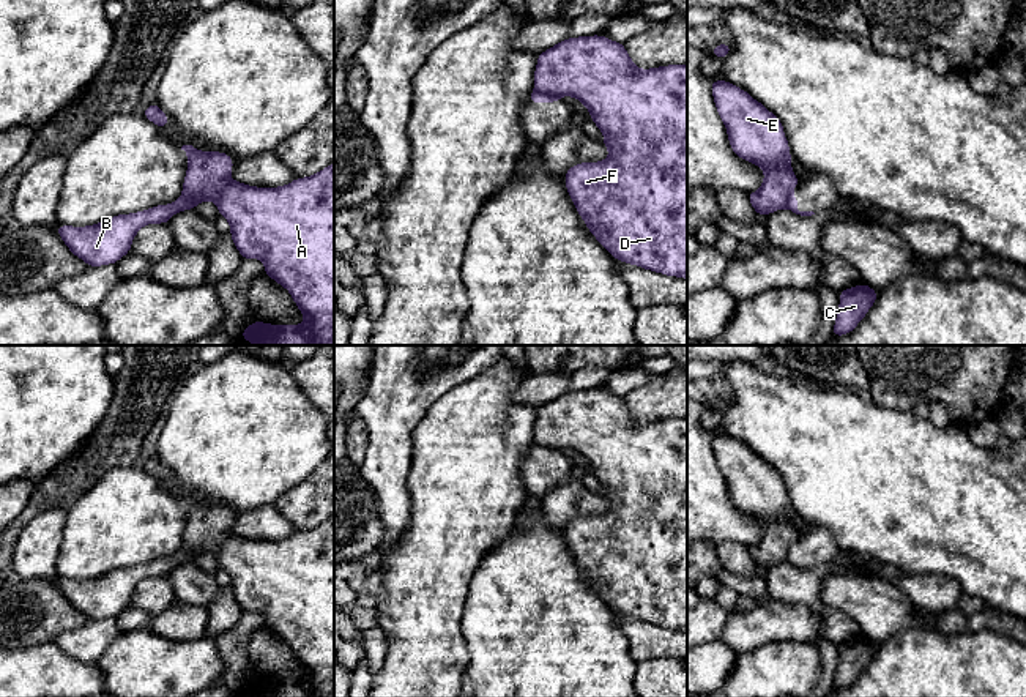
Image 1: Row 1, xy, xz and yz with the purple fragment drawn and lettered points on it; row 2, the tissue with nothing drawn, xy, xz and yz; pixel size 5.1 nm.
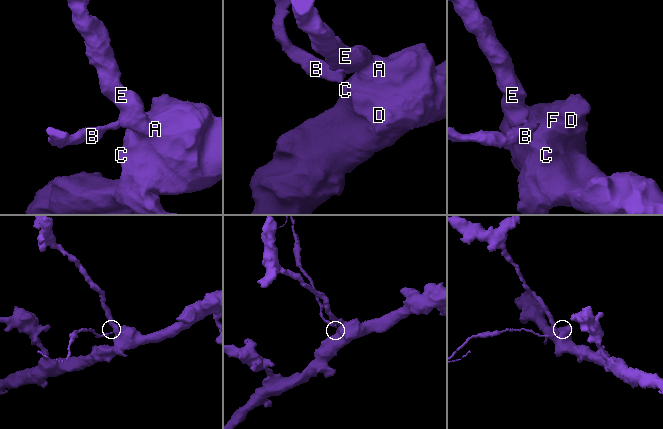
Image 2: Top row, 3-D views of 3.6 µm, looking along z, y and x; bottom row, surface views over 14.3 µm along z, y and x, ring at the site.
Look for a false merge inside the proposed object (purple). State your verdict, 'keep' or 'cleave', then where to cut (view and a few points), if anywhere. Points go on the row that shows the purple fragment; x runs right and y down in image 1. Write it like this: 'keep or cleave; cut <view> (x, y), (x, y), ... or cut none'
cleave; cut xz (535, 90), (558, 98)

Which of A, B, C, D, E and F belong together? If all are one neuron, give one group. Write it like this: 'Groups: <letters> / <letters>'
Groups: A C D E F / B

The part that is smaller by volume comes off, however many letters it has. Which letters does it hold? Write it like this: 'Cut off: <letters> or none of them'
Cut off: B

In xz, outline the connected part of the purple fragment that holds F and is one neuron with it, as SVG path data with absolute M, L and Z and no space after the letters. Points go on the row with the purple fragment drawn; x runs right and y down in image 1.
M600 35L567 38L537 55L534 91L577 98L605 136L607 159L564 172L567 192L593 237L619 262L687 279L687 65L640 69L621 43Z

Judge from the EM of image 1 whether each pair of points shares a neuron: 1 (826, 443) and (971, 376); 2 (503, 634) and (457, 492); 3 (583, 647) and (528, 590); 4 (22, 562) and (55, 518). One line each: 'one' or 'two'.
1: two
2: two
3: one
4: one

